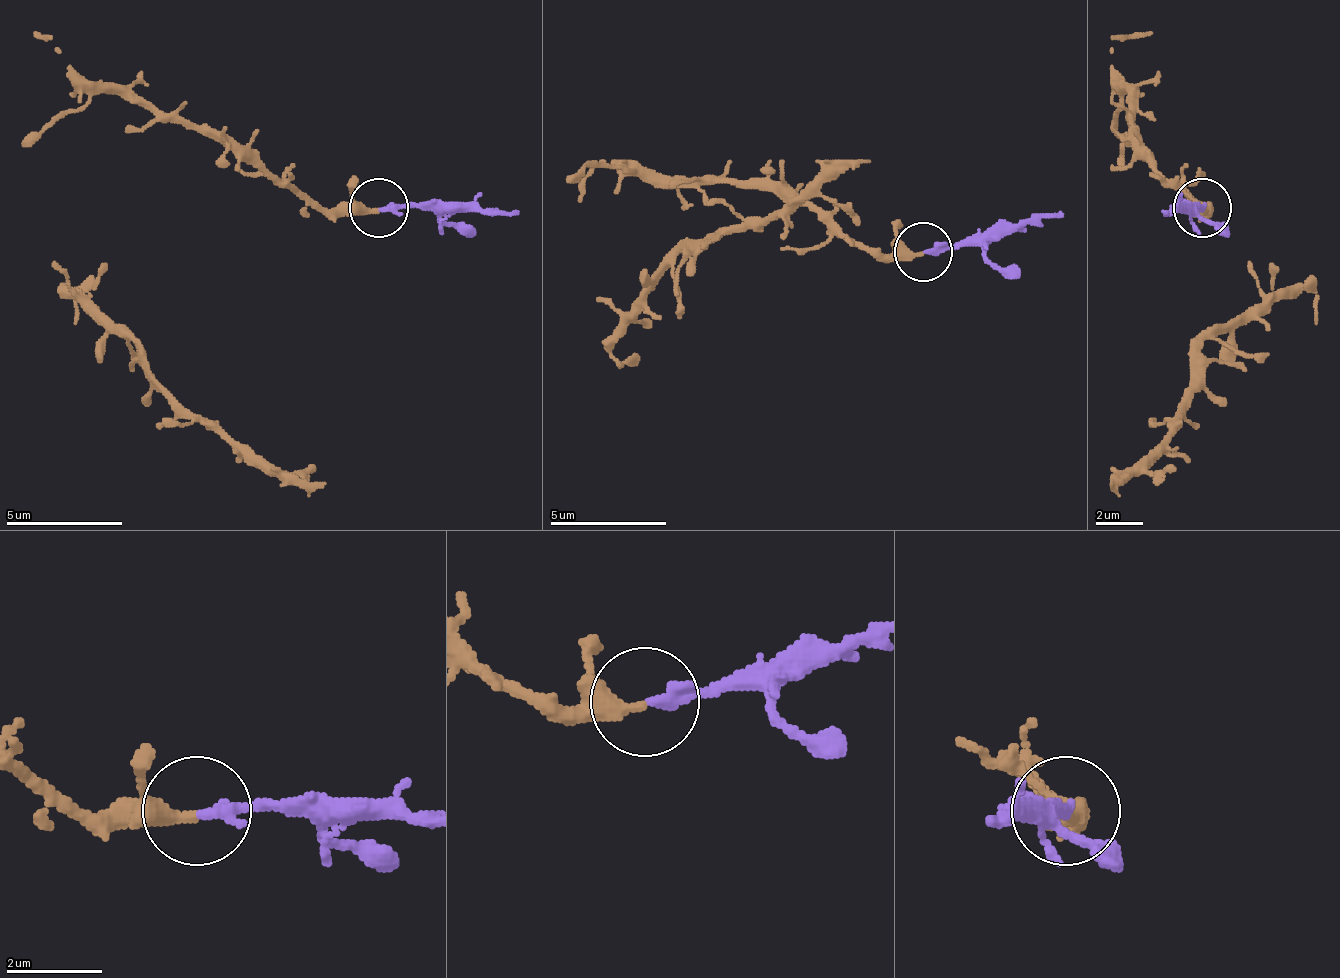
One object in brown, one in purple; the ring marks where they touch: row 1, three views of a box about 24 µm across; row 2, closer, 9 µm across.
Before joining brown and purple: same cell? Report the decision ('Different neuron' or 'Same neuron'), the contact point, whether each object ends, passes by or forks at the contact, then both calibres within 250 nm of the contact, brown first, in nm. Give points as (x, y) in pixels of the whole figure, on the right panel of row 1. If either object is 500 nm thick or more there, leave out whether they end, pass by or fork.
Same neuron. Place: (1202, 208). At the ring brown ends. At the ring purple ends. Thickness 320 nm (brown) against 300 nm

